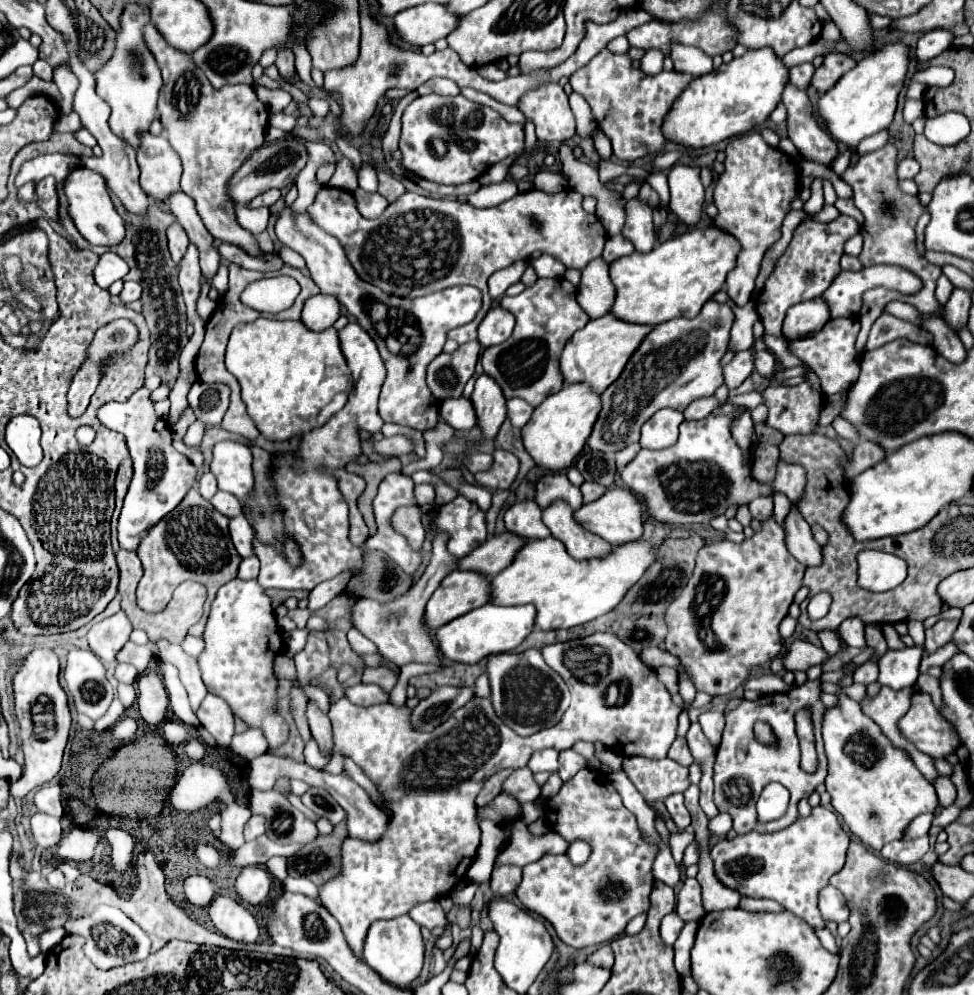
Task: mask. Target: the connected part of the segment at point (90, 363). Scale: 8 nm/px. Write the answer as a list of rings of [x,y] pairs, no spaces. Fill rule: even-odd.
[[[117,319],[117,321],[111,321],[109,325],[103,325],[103,329],[99,329],[89,345],[89,353],[87,353],[87,359],[85,359],[85,365],[81,365],[81,369],[73,375],[73,381],[69,385],[69,393],[67,393],[67,413],[69,417],[79,417],[83,415],[83,411],[87,409],[89,405],[89,399],[91,395],[95,393],[97,385],[99,385],[99,379],[103,377],[105,373],[105,367],[109,365],[109,361],[113,361],[113,357],[117,355],[123,355],[127,353],[139,339],[139,333],[137,333],[137,327],[129,321],[129,319]],[[117,331],[123,331],[123,337],[115,337]]]

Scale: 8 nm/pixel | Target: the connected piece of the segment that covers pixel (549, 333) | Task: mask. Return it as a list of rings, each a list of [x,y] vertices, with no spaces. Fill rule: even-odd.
[[[537,279],[517,297],[503,297],[501,307],[517,319],[513,335],[495,347],[487,347],[481,355],[483,369],[497,381],[507,399],[521,397],[529,405],[541,405],[549,395],[563,387],[559,371],[559,355],[571,335],[587,325],[587,313],[575,301],[577,287],[567,279]]]

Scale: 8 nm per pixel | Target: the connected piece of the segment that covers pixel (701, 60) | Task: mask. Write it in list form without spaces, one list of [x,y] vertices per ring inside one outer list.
[[[675,45],[671,55],[675,71],[679,73],[689,73],[689,75],[705,75],[713,71],[713,61],[709,55],[705,55],[697,47],[687,47],[687,45]]]

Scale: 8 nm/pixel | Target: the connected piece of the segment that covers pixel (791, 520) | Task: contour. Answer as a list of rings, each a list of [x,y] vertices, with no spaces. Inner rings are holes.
[[[795,507],[785,517],[785,543],[789,553],[805,567],[821,563],[821,545],[813,539],[811,527]]]

